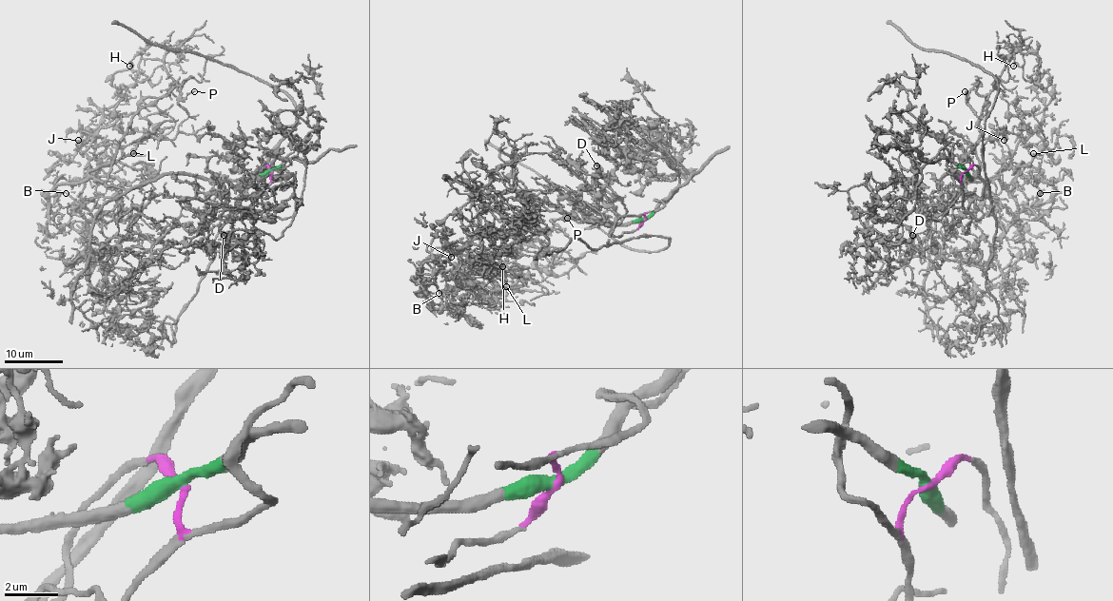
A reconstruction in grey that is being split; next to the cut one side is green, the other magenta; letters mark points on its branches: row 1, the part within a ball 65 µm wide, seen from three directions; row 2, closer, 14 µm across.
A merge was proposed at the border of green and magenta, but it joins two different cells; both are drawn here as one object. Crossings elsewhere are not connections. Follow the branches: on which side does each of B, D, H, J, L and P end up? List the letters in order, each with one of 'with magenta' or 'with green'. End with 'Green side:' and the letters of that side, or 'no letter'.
B: with green
D: with magenta
H: with green
J: with green
L: with green
P: with green
Green side: B, H, J, L, P

